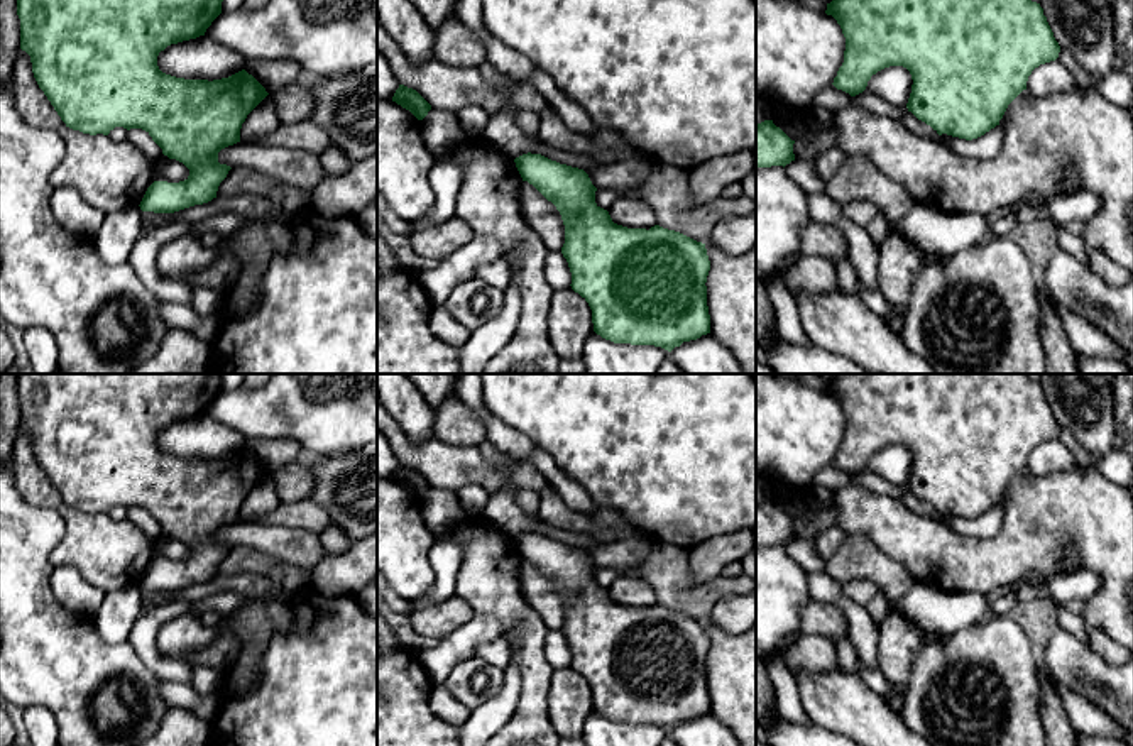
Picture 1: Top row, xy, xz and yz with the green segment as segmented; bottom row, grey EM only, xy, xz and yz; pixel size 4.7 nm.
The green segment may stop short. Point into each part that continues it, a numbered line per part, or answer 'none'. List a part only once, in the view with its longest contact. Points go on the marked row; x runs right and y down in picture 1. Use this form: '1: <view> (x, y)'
none

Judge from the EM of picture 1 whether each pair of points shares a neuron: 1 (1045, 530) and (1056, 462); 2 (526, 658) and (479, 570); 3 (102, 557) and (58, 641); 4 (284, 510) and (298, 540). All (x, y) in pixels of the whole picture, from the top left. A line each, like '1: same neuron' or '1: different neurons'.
1: different neurons
2: same neuron
3: different neurons
4: different neurons

